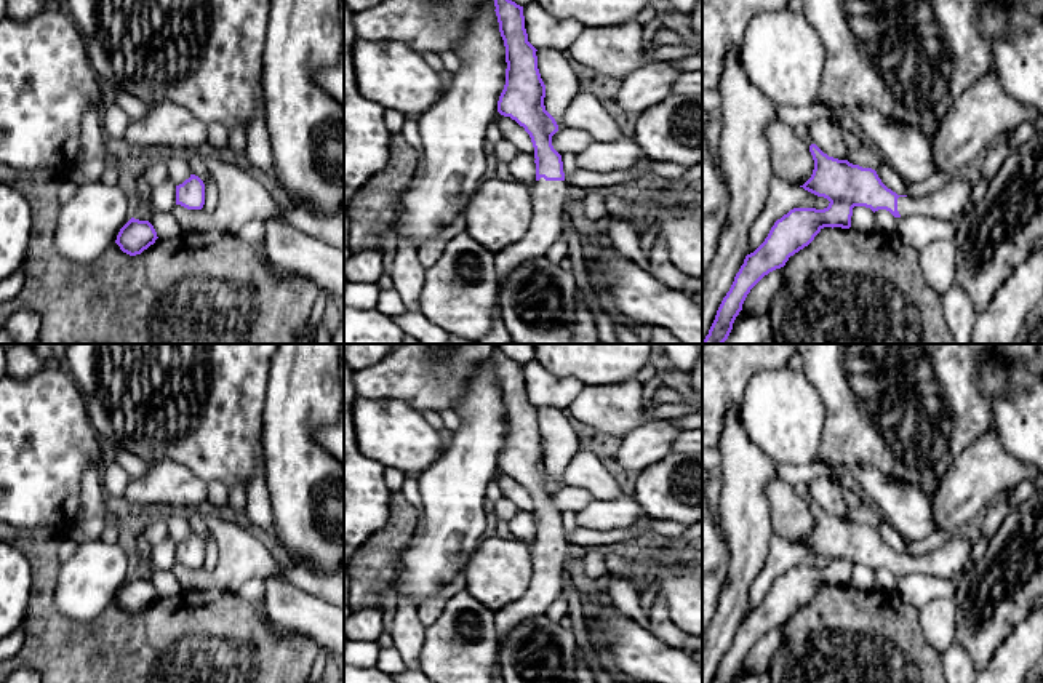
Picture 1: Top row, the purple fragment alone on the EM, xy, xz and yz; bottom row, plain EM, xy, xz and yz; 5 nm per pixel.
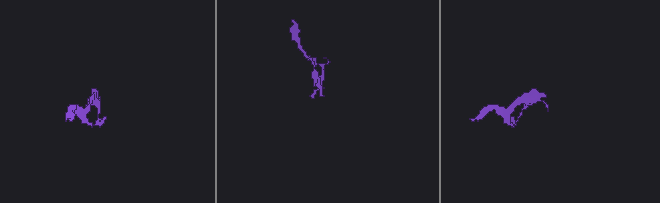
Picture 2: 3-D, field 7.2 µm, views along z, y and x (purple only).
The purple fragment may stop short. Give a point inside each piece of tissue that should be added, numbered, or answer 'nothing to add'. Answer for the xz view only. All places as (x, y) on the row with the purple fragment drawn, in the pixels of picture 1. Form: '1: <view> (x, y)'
1: xz (549, 197)

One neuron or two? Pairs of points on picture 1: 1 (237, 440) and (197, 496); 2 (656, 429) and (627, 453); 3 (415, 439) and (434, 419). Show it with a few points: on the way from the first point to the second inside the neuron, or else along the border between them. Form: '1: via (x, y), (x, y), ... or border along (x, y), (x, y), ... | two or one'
1: border along (175, 461), (186, 466), (205, 483) | two
2: via (650, 435), (634, 451) | one
3: border along (423, 415), (439, 432) | two

